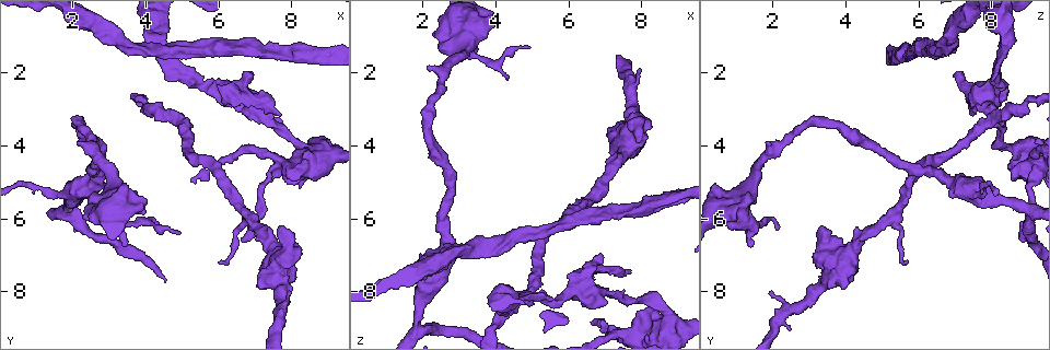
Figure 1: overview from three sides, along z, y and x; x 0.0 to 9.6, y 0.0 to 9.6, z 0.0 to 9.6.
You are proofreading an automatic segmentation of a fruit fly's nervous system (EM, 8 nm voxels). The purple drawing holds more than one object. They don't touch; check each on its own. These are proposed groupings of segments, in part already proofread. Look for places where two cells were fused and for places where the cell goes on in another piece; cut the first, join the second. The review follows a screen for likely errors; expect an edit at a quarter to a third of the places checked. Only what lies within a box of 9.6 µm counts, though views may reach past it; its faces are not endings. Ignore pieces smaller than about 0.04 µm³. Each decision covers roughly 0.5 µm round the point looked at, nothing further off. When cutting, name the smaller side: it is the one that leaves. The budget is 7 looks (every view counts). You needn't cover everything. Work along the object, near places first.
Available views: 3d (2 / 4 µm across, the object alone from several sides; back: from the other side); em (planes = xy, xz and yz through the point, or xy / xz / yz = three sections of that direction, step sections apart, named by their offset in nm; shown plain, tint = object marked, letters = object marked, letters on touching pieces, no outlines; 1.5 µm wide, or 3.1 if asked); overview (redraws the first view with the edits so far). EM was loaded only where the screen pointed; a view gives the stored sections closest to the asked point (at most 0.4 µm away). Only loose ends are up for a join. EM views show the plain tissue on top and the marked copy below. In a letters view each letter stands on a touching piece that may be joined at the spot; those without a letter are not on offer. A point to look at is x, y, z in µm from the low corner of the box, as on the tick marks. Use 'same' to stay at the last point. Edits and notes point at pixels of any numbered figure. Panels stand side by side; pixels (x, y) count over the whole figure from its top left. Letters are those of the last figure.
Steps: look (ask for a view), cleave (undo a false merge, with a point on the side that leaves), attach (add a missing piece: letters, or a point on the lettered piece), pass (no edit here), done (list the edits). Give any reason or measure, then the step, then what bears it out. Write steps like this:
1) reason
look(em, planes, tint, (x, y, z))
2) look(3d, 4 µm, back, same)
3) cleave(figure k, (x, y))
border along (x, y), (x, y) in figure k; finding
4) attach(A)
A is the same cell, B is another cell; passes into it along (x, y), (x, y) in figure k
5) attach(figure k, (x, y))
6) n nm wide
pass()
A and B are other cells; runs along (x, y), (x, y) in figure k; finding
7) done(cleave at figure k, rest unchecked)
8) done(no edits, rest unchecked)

thin end
look(em, xz, step 8, tint, (6.65, 6.60, 8.80))

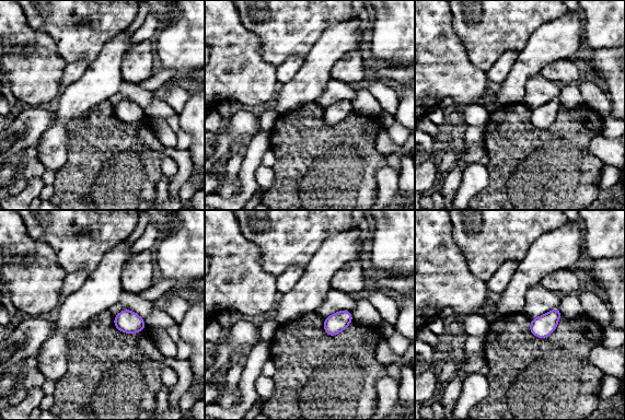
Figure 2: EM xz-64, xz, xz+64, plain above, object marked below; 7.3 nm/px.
look(em, planes, letters, same)

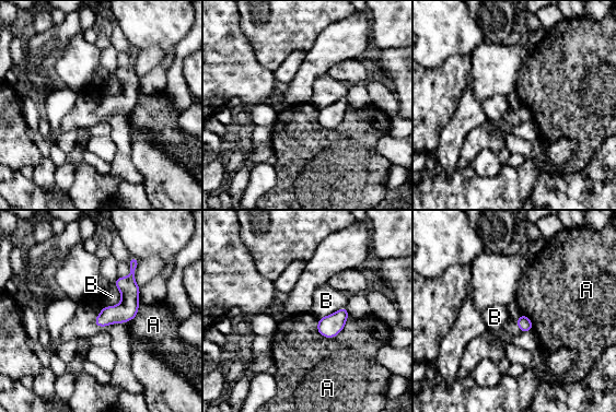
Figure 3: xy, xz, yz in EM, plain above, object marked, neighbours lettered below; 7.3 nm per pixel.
100 nm wide
pass()
A and B are other cells; none of them fits

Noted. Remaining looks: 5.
sharp bend
look(em, xy, step 4, tint, (5.65, 2.45, 8.30))

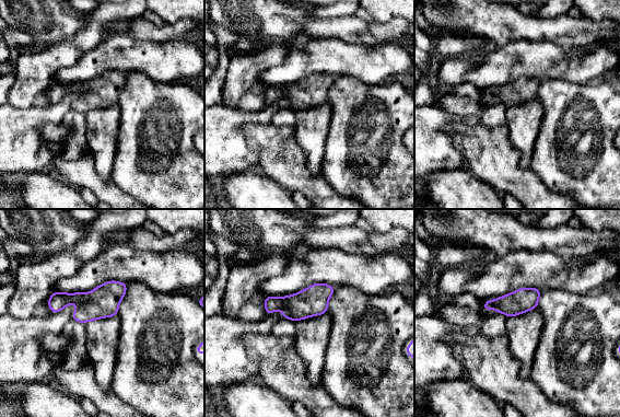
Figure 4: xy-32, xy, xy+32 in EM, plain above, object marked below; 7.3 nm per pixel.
look(em, planes, letters, same)

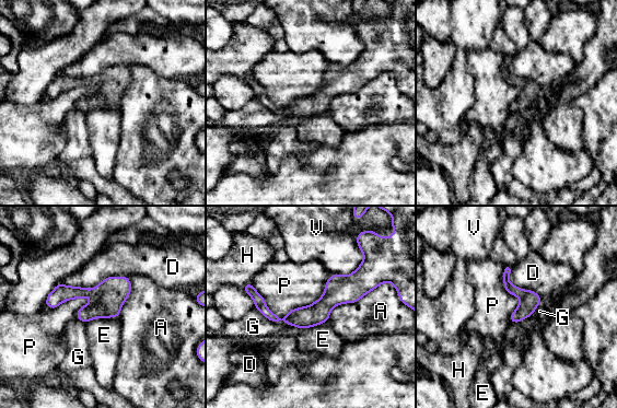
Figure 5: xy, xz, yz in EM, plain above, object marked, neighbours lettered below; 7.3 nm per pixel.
140 nm wide
pass()
A, D, E, G, H, P and V are other cells; border along (118, 317), (93, 317), (85, 323) in figure 5; all the same cell

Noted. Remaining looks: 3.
calibre changes
look(3d, 2 µm, (7.40, 6.50, 4.40))

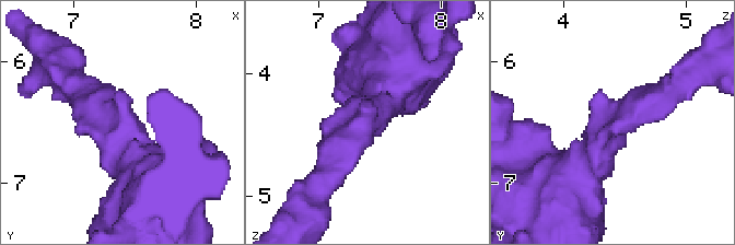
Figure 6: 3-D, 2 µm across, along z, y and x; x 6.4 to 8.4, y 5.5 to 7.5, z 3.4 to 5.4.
arms of 220, 650 nm; need the tissue
look(em, planes, tint, (7.40, 6.56, 4.36))

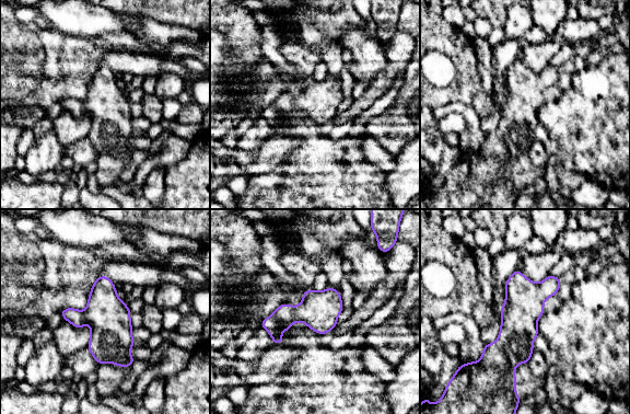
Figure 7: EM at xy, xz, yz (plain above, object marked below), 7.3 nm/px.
what lies round it
look(em, planes, letters, same)

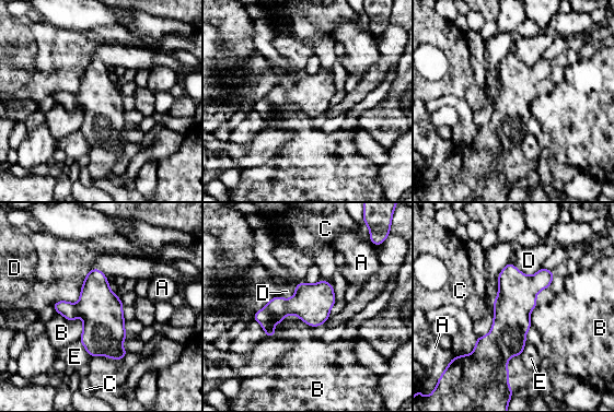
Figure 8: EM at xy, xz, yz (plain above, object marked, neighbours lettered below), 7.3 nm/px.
280 nm wide
pass()
A, B, C, D and E are other cells; border along (312, 327), (286, 315), (270, 337) in figure 8; all the same cell

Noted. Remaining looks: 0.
done(no edits, rest unchecked)

